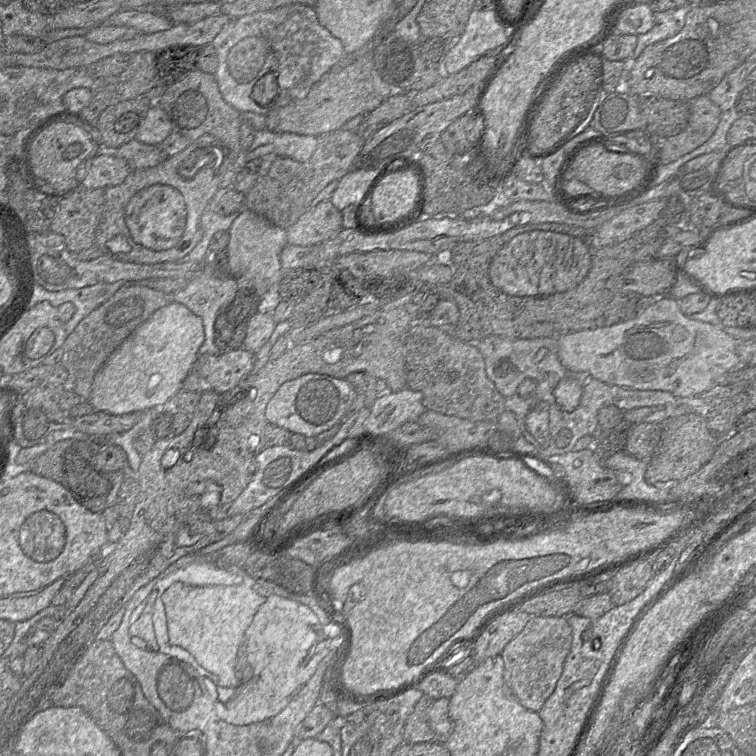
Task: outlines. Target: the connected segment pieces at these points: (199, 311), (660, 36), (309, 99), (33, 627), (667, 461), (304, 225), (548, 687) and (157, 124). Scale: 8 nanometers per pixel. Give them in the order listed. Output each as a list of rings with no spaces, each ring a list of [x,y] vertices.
[[[208,268],[201,269],[199,273],[197,273],[192,279],[188,282],[187,286],[169,296],[169,302],[176,302],[183,304],[186,306],[189,310],[191,310],[195,315],[200,317],[202,319],[203,329],[204,329],[204,342],[199,350],[200,354],[210,354],[210,355],[219,355],[224,352],[220,352],[218,347],[214,343],[214,324],[216,321],[216,318],[219,313],[226,311],[226,308],[229,306],[229,304],[233,301],[234,297],[236,296],[238,291],[238,282],[237,280],[230,276],[228,273],[225,273],[224,271],[208,271]]]
[[[688,3],[676,10],[654,12],[654,26],[648,32],[637,35],[638,41],[631,59],[637,59],[648,45],[678,34],[683,28],[686,15],[692,6]]]
[[[372,52],[365,53],[342,70],[324,74],[305,95],[266,114],[266,129],[274,133],[323,136],[357,115],[367,115],[392,94],[392,87],[375,68]]]
[[[51,605],[51,608],[42,613],[37,613],[28,620],[16,622],[12,642],[1,657],[8,659],[10,662],[15,658],[21,657],[29,647],[43,644],[51,633],[39,630],[37,622],[42,618],[51,617],[57,608],[57,606]]]
[[[697,413],[671,417],[661,423],[661,427],[657,450],[647,462],[645,480],[649,484],[684,480],[710,461],[720,442],[720,439],[709,430],[708,420]]]
[[[330,200],[321,201],[306,211],[286,229],[287,243],[298,246],[315,246],[343,228],[343,217]]]
[[[531,617],[524,629],[500,654],[504,662],[503,679],[515,699],[526,709],[538,712],[555,689],[570,651],[572,629],[567,617]]]
[[[154,102],[143,114],[135,139],[159,146],[171,132],[172,126],[166,113]]]

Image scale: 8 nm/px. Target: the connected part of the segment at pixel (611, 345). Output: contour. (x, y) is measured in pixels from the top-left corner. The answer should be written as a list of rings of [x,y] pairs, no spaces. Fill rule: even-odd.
[[[669,295],[660,296],[650,301],[648,305],[638,315],[629,320],[611,326],[599,327],[595,329],[583,329],[569,334],[564,334],[558,336],[557,340],[558,340],[559,359],[562,365],[572,372],[589,374],[590,376],[598,379],[601,382],[604,382],[609,385],[619,386],[622,388],[631,388],[643,391],[646,390],[666,391],[671,393],[677,398],[687,398],[696,395],[701,395],[702,393],[706,392],[711,387],[713,387],[715,381],[719,377],[742,365],[740,358],[737,354],[738,342],[724,331],[723,326],[715,326],[710,323],[694,320],[689,316],[683,314],[679,308],[678,300]]]

